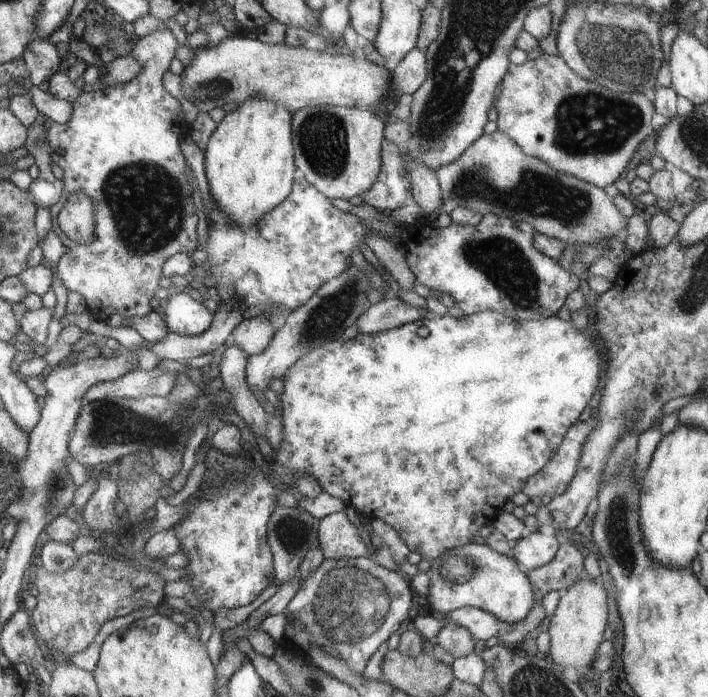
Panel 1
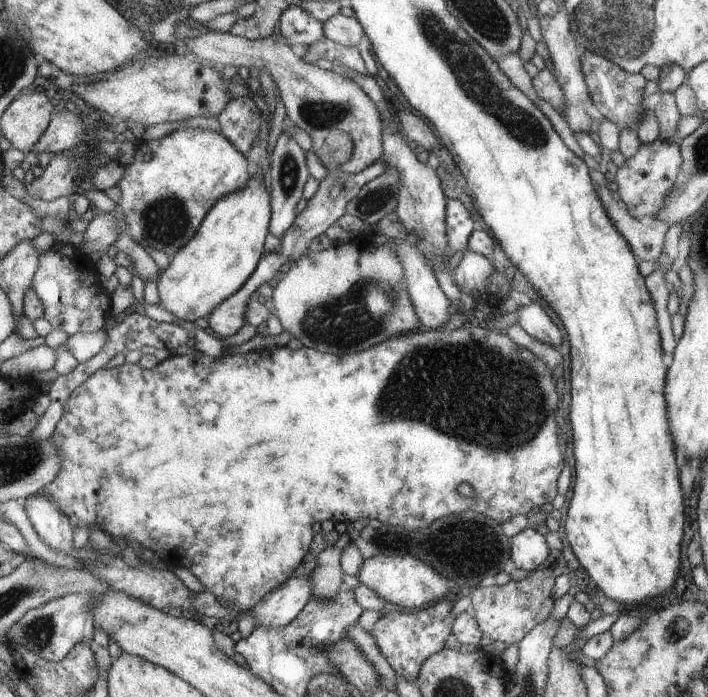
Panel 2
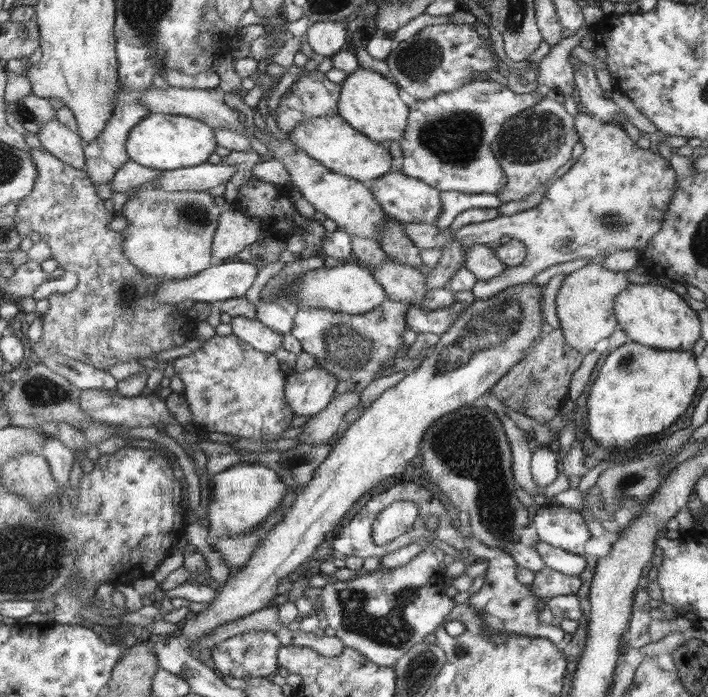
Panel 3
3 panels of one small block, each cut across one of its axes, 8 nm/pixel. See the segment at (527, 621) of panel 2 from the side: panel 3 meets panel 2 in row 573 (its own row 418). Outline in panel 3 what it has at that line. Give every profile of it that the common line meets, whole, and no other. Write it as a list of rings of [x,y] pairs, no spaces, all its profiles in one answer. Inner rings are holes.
[[[561,328],[545,333],[536,347],[510,373],[504,374],[499,384],[490,392],[503,404],[516,412],[521,412],[539,423],[552,420],[559,414],[559,406],[564,396],[569,394],[572,374],[582,365],[584,355],[567,343]]]

